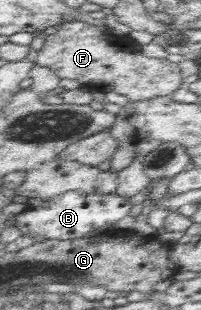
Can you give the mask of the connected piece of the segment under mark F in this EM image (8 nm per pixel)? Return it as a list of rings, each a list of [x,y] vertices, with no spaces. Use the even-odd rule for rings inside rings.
[[[80,20],[62,24],[54,34],[46,37],[34,62],[37,66],[50,68],[60,79],[71,78],[81,85],[106,87],[110,91],[125,95],[133,102],[172,95],[177,88],[184,86],[177,63],[155,60],[141,51],[127,52],[127,48],[113,45],[113,36],[107,34],[107,28]]]

